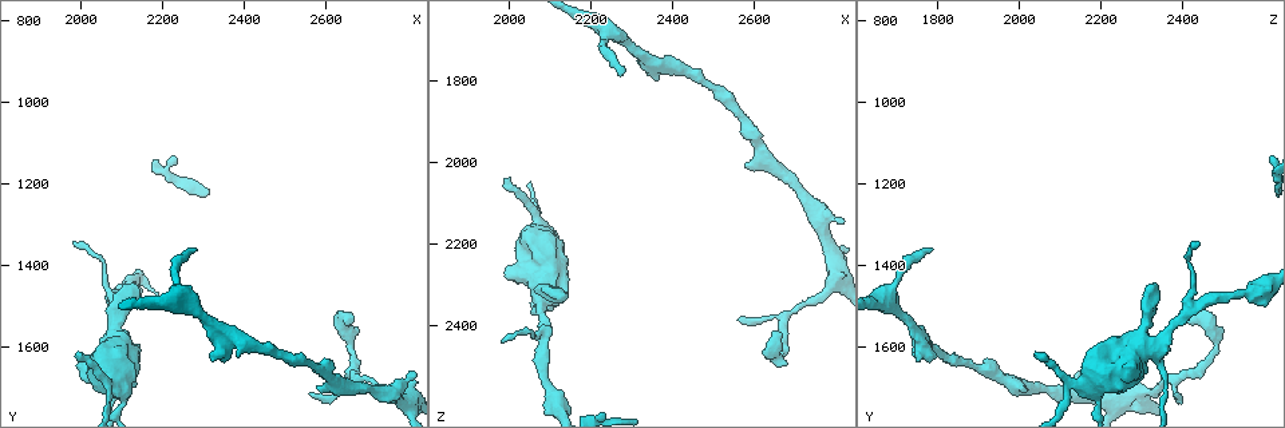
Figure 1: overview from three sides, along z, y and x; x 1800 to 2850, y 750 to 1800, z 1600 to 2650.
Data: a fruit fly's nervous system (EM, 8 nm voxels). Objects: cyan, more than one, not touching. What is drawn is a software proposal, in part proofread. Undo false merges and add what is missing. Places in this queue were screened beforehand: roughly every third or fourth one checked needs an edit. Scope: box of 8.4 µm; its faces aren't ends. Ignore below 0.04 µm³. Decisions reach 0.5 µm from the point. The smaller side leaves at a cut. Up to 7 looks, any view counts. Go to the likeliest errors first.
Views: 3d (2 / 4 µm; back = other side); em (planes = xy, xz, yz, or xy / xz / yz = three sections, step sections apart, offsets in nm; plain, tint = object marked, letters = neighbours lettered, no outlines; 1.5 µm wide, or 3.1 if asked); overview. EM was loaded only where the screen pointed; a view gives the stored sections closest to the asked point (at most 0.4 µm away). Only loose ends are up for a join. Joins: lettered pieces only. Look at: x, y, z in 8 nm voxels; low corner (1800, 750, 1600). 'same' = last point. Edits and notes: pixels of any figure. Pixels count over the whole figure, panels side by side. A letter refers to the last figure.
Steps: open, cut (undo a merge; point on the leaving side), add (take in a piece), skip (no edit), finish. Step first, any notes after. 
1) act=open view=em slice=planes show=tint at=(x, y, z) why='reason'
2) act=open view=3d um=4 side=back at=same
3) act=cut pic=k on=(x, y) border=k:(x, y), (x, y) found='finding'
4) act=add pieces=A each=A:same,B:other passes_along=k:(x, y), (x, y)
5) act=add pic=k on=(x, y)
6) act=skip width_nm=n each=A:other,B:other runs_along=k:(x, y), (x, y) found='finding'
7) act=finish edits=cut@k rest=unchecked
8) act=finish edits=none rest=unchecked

act=open view=3d um=4 at=(1995, 1650, 2280) why='stops while still wide'

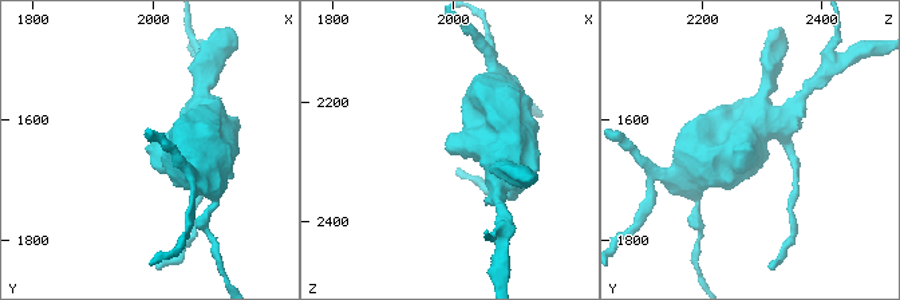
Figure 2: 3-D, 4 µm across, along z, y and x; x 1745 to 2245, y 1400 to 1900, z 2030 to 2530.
act=open view=em slice=xy step=4 show=letters at=(1990, 1650, 2285) why='now the EM'

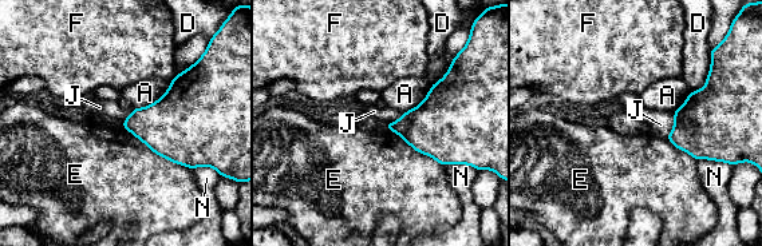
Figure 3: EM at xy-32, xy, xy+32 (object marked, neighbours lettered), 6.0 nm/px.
act=skip each=A:other,D:other,E:other,F:other,J:other,N:other found='none of them fits'

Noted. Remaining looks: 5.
act=open view=em slice=planes show=letters at=(2645, 1540, 2405) why='free end'

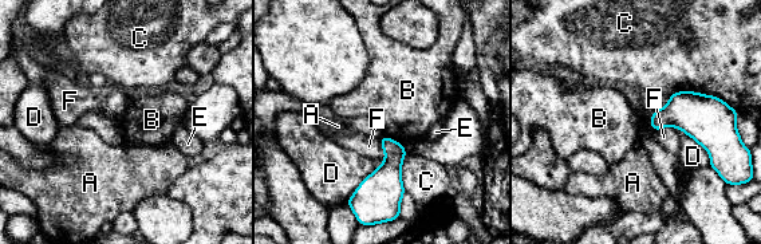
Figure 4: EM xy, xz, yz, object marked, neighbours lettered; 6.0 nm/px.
act=skip width_nm=100 each=A:other,B:other,C:other,D:other,E:other,F:other border=4:(386, 136), (393, 140) found='none of them fits'

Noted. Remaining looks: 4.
act=open view=em slice=xz step=8 show=letters at=(1985, 1610, 2040) why='branch stops here'

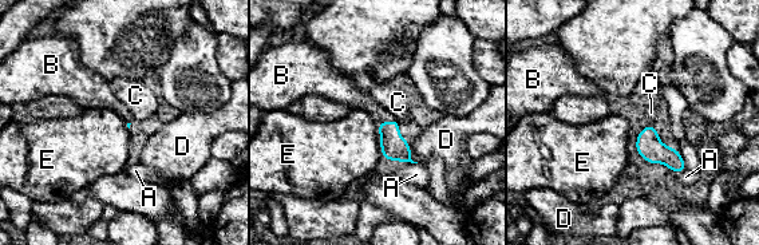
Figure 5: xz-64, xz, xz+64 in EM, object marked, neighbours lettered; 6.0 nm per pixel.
act=add pieces=B each=A:other,B:same,C:other,D:other,E:other passes_along=5:(394, 147), (387, 122), (355, 98) found='it goes on there'

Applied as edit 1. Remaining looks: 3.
act=finish edits=add@5 rest=unchecked

